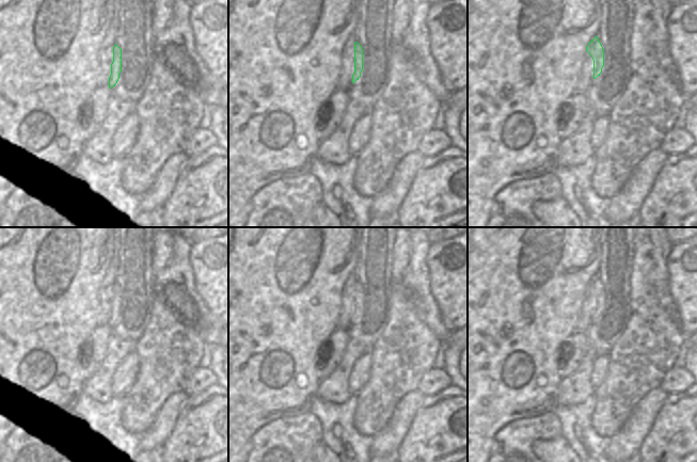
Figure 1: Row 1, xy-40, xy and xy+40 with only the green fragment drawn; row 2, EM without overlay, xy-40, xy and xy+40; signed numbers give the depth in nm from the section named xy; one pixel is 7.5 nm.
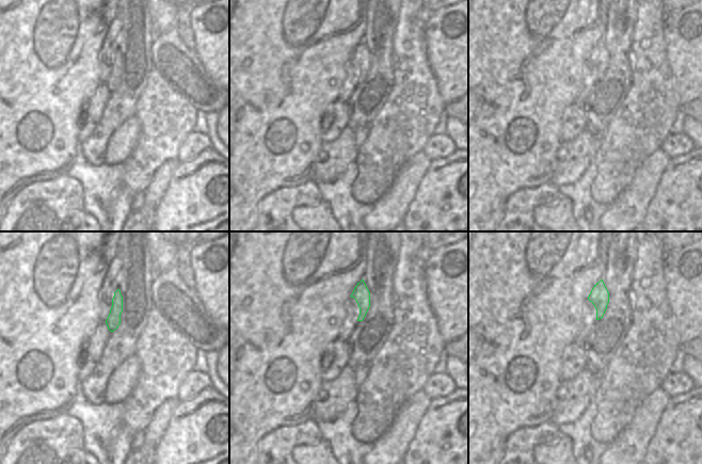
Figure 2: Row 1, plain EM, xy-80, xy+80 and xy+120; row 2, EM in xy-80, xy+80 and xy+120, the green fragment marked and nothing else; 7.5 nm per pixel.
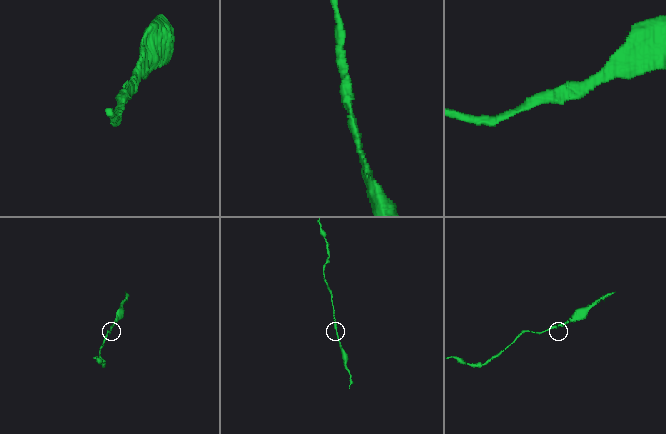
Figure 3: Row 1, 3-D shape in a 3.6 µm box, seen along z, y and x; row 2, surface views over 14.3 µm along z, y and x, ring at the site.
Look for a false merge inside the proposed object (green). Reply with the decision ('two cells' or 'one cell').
one cell

